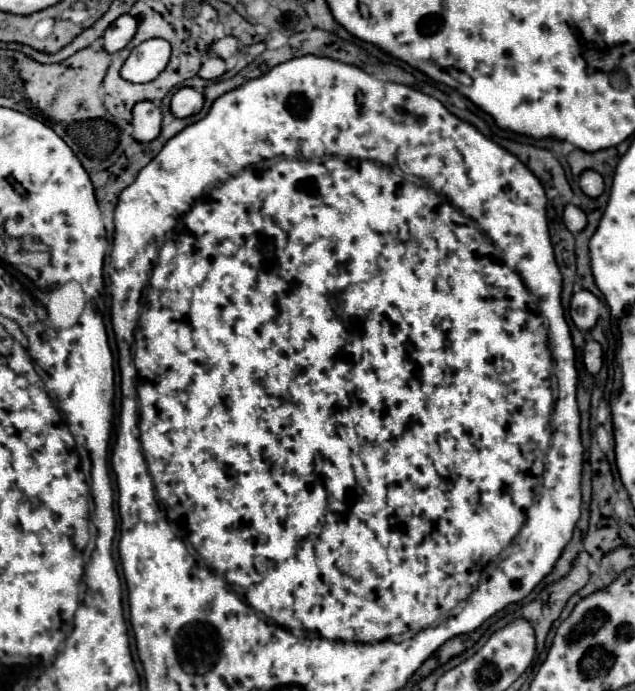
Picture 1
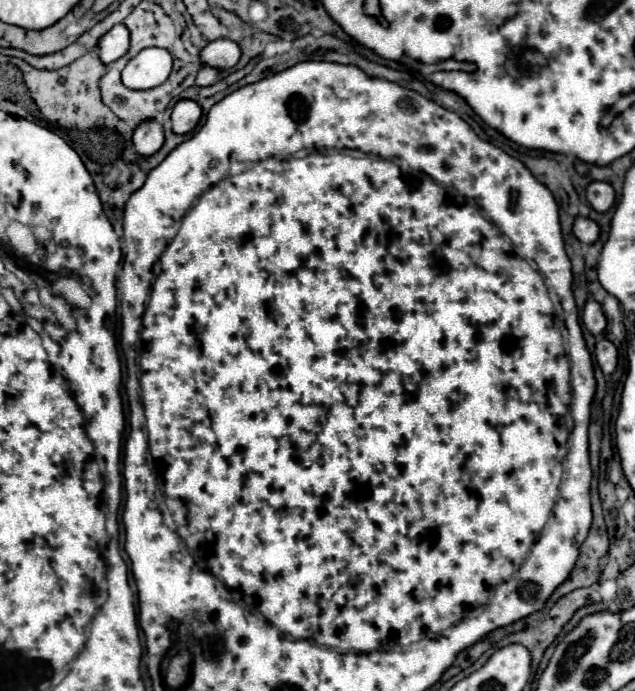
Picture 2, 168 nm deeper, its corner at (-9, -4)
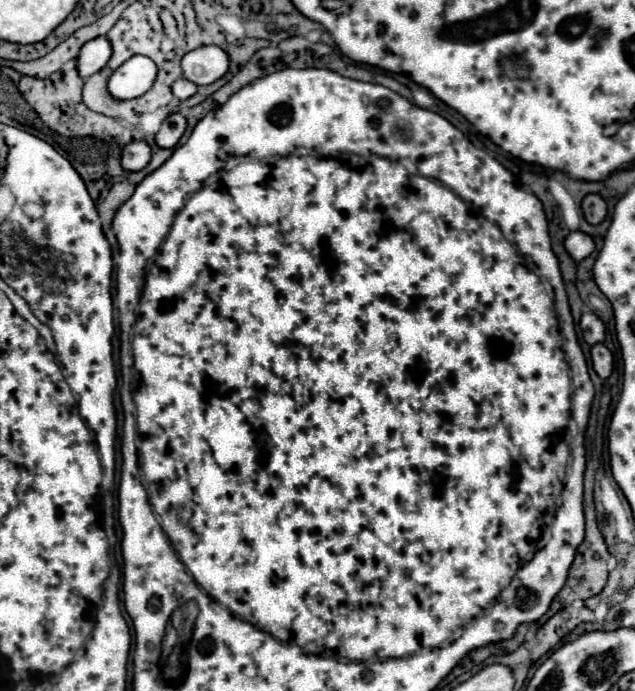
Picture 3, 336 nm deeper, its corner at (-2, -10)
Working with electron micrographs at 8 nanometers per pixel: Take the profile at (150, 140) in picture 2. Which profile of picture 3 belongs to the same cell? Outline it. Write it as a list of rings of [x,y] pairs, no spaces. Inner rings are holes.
[[[133,140],[123,148],[123,168],[129,172],[137,172],[145,168],[151,160],[151,146],[145,140]]]

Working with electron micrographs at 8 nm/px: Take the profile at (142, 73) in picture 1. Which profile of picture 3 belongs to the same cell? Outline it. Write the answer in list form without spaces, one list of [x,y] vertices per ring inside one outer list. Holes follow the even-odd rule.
[[[133,56],[123,62],[109,78],[109,94],[119,100],[143,96],[157,78],[157,66],[147,56]]]

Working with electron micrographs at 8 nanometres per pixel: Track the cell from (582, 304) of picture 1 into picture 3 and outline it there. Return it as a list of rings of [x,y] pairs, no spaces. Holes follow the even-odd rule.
[[[585,312],[581,316],[579,328],[583,330],[583,340],[591,346],[597,342],[603,342],[603,338],[605,338],[605,326],[593,312]]]

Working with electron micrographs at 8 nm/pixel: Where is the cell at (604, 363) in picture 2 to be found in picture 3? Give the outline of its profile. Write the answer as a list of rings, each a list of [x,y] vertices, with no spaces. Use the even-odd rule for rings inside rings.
[[[595,344],[591,348],[591,360],[593,360],[593,370],[601,378],[609,378],[611,370],[613,370],[613,356],[611,356],[611,352],[603,344]]]

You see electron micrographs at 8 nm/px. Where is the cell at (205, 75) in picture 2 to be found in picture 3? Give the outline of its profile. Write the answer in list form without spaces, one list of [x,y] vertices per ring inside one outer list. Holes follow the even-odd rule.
[[[181,78],[177,80],[177,84],[173,84],[173,96],[177,100],[187,100],[189,96],[193,96],[197,92],[197,84],[193,84],[191,80],[187,78]]]

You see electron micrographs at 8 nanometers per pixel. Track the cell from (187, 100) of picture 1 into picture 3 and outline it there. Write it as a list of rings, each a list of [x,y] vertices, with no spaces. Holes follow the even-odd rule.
[[[179,112],[171,114],[169,118],[165,118],[165,122],[157,134],[157,144],[161,148],[173,148],[181,140],[185,128],[187,128],[187,120]]]

